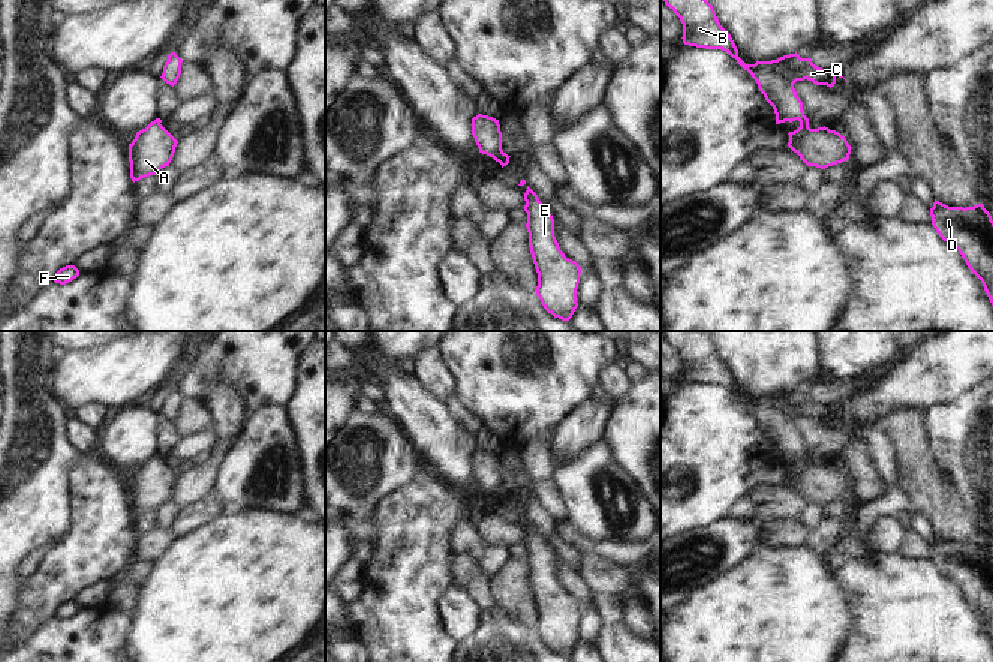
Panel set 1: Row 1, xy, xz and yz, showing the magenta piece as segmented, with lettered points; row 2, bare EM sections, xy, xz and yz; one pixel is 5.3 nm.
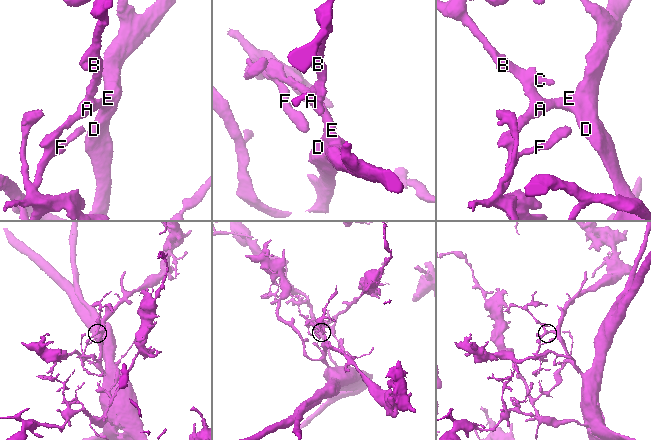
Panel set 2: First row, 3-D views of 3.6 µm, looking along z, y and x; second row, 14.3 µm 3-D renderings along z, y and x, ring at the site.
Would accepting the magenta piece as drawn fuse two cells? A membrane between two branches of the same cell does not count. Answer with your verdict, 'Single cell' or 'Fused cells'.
Single cell

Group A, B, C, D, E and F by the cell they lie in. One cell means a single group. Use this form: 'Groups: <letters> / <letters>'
Groups: A B C D E F

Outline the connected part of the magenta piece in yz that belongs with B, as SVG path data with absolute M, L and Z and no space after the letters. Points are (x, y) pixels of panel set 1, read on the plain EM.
M661 331L683 359L683 379L705 385L722 385L747 406L756 416L759 427L773 442L776 460L800 457L800 463L789 467L788 482L800 491L807 502L825 505L849 494L851 481L846 473L828 463L809 463L803 437L797 431L797 416L812 416L816 421L834 422L839 412L801 394L797 388L771 397L746 400L731 370L720 361L713 341L699 331Z

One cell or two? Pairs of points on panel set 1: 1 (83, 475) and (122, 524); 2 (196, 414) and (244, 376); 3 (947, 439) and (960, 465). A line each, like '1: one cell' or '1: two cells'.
1: one cell
2: two cells
3: one cell

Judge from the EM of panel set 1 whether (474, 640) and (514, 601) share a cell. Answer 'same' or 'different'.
different

